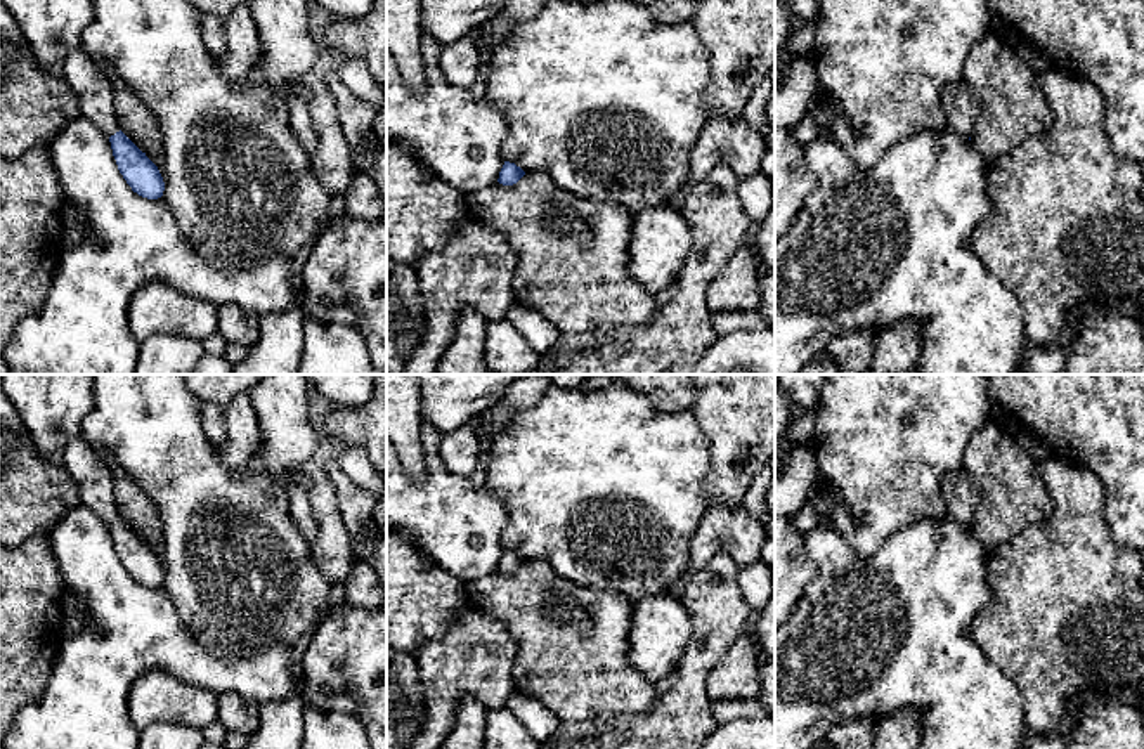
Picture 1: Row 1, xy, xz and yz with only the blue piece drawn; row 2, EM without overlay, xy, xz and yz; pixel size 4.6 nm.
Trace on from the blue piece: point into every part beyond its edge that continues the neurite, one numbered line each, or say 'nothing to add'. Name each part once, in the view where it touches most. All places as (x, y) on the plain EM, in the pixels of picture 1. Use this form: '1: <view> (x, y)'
1: xy (85, 467)

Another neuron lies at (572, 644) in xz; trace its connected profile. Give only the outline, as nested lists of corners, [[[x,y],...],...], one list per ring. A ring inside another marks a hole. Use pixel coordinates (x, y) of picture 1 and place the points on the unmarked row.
[[[525,560],[513,574],[494,572],[466,583],[468,596],[501,621],[515,642],[515,690],[539,700],[562,723],[589,718],[631,721],[650,711],[655,683],[629,662],[634,603],[612,589],[584,588],[544,560]]]

